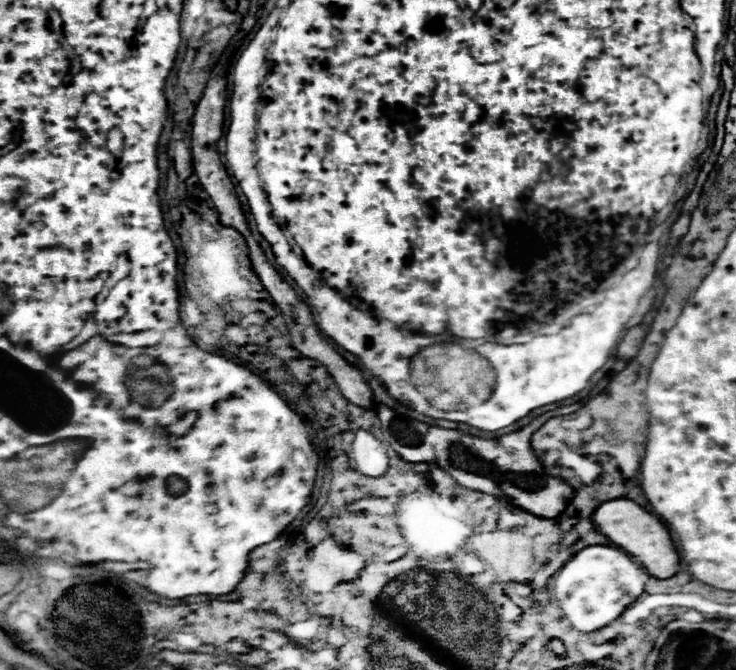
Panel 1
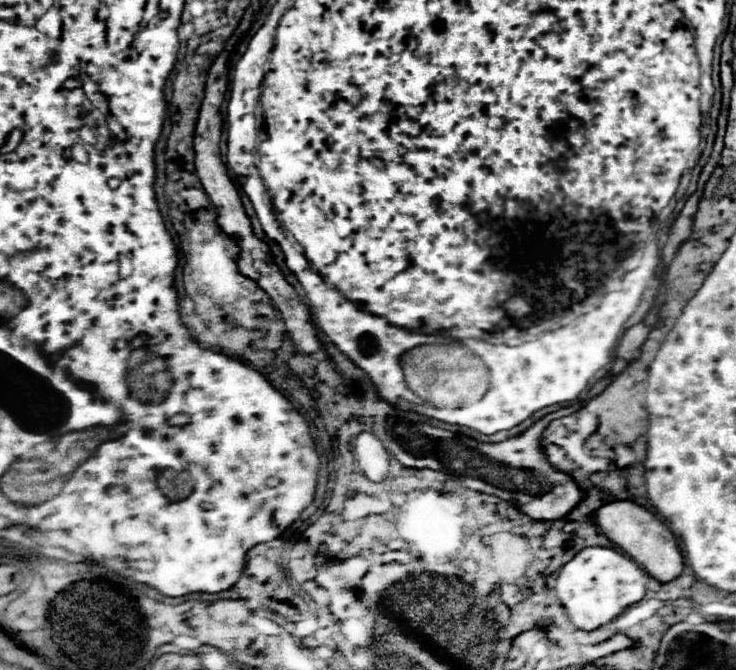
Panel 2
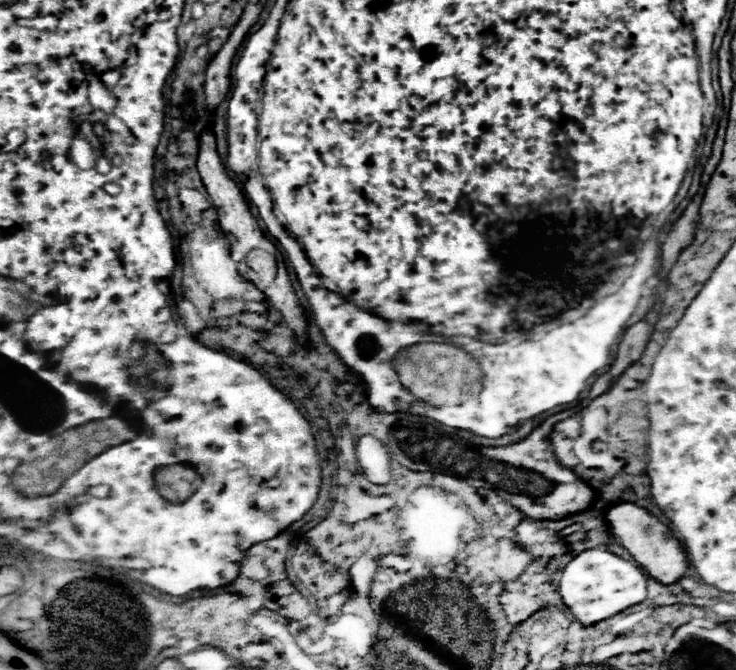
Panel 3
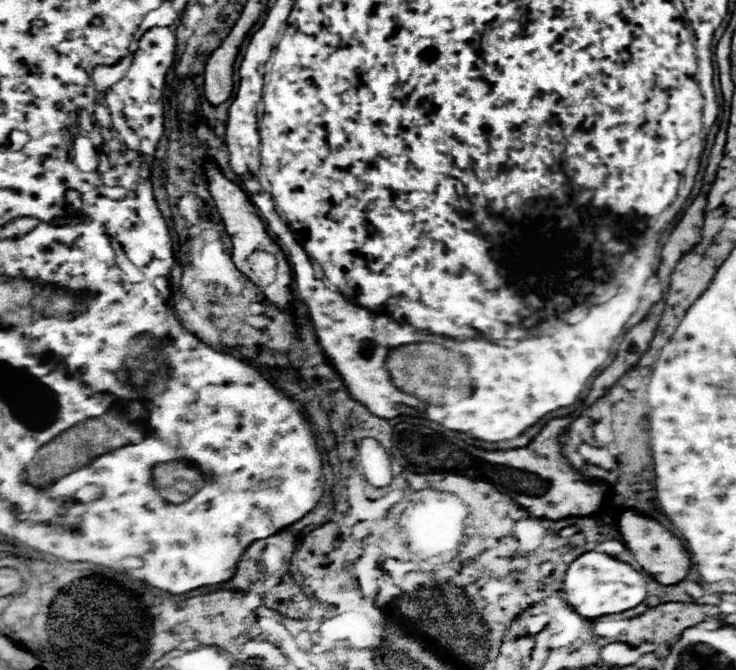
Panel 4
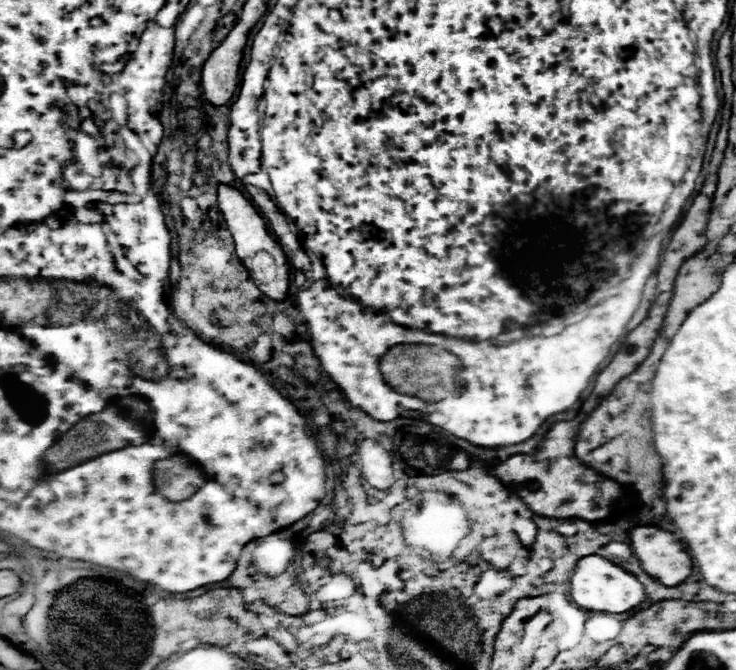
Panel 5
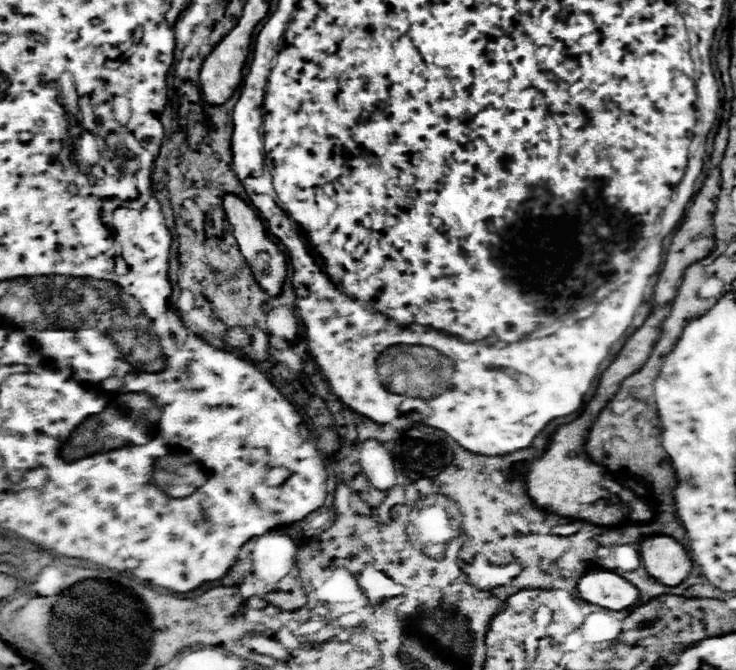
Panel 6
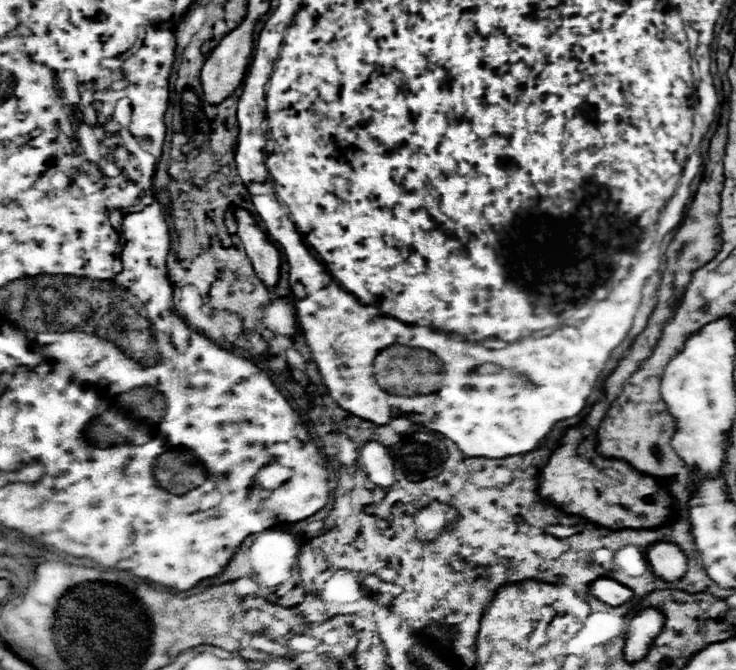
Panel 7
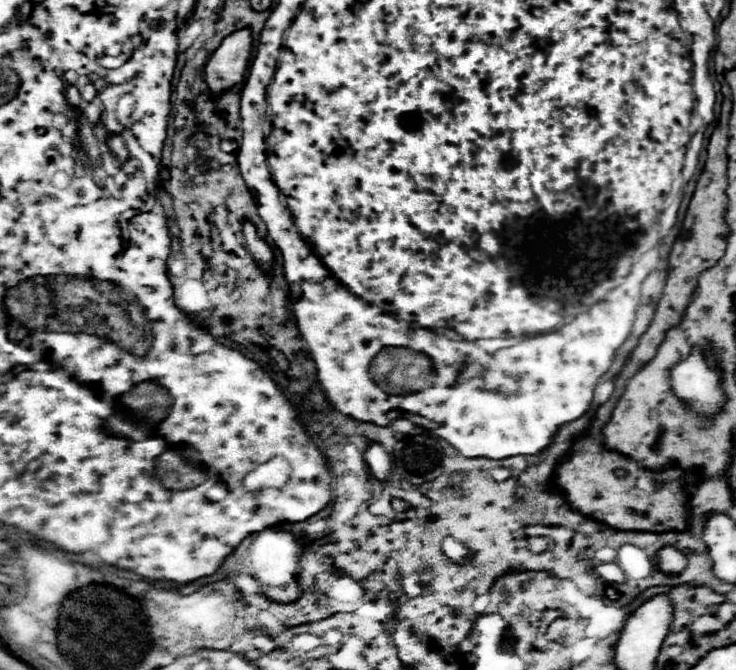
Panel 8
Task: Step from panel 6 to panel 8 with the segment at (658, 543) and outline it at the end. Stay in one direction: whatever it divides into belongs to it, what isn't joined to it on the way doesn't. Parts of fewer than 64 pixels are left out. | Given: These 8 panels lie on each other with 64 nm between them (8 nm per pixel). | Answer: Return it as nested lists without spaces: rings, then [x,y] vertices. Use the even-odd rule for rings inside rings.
[[[666,546],[658,552],[658,567],[667,574],[679,574],[687,565],[686,554],[673,546]]]

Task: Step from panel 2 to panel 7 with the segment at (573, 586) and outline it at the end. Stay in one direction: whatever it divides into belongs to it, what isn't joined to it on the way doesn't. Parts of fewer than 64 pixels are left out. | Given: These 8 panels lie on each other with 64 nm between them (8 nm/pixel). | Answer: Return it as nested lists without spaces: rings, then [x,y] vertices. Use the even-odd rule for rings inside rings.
[[[598,578],[598,580],[590,586],[590,592],[592,592],[598,600],[602,600],[602,602],[606,602],[606,604],[610,604],[610,606],[620,606],[620,604],[624,604],[626,600],[632,598],[632,590],[630,590],[630,588],[618,584],[616,580],[610,580],[610,578]]]

